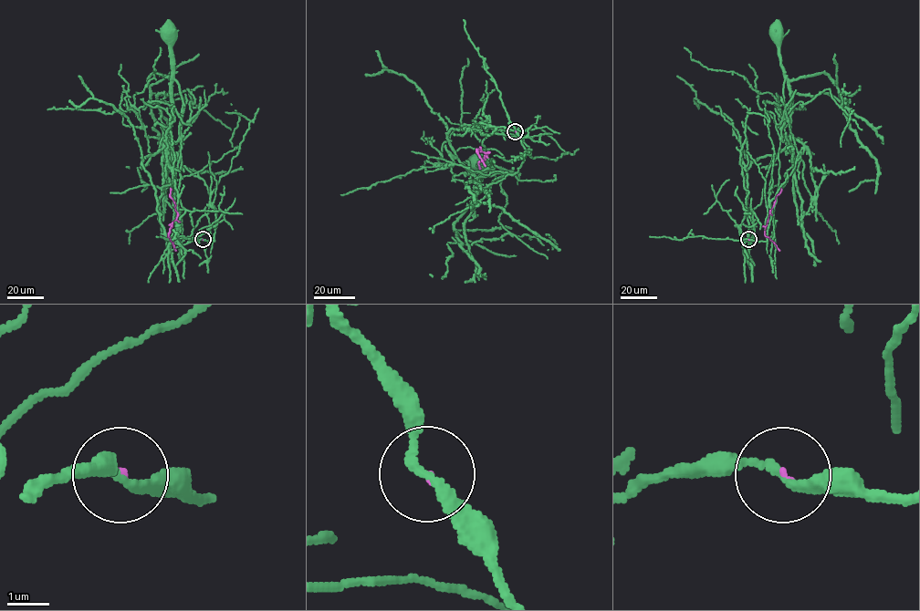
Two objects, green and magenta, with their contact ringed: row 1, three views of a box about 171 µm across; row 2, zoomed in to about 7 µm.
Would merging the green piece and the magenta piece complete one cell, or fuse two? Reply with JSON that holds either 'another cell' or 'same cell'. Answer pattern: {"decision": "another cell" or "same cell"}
{"decision": "another cell"}

